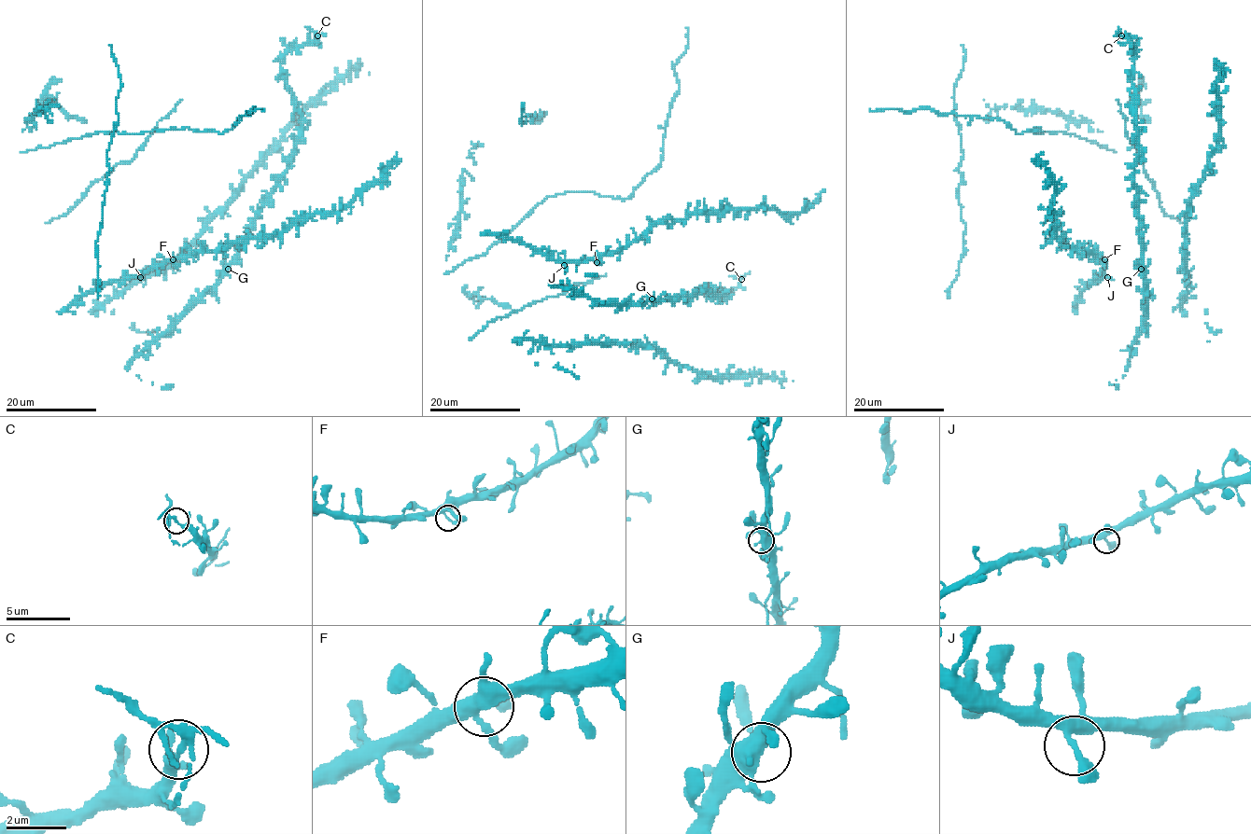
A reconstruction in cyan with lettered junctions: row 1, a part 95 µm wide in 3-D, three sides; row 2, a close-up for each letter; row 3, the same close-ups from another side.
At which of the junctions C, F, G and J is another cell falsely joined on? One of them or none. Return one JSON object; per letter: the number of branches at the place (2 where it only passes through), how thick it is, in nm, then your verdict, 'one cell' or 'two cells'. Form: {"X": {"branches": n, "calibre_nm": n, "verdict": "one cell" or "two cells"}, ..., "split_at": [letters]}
{"C": {"branches": 5, "calibre_nm": 200, "verdict": "two cells"}, "F": {"branches": 3, "calibre_nm": 240, "verdict": "one cell"}, "G": {"branches": 5, "calibre_nm": 440, "verdict": "one cell"}, "J": {"branches": 3, "calibre_nm": 240, "verdict": "one cell"}, "split_at": ["C"]}

